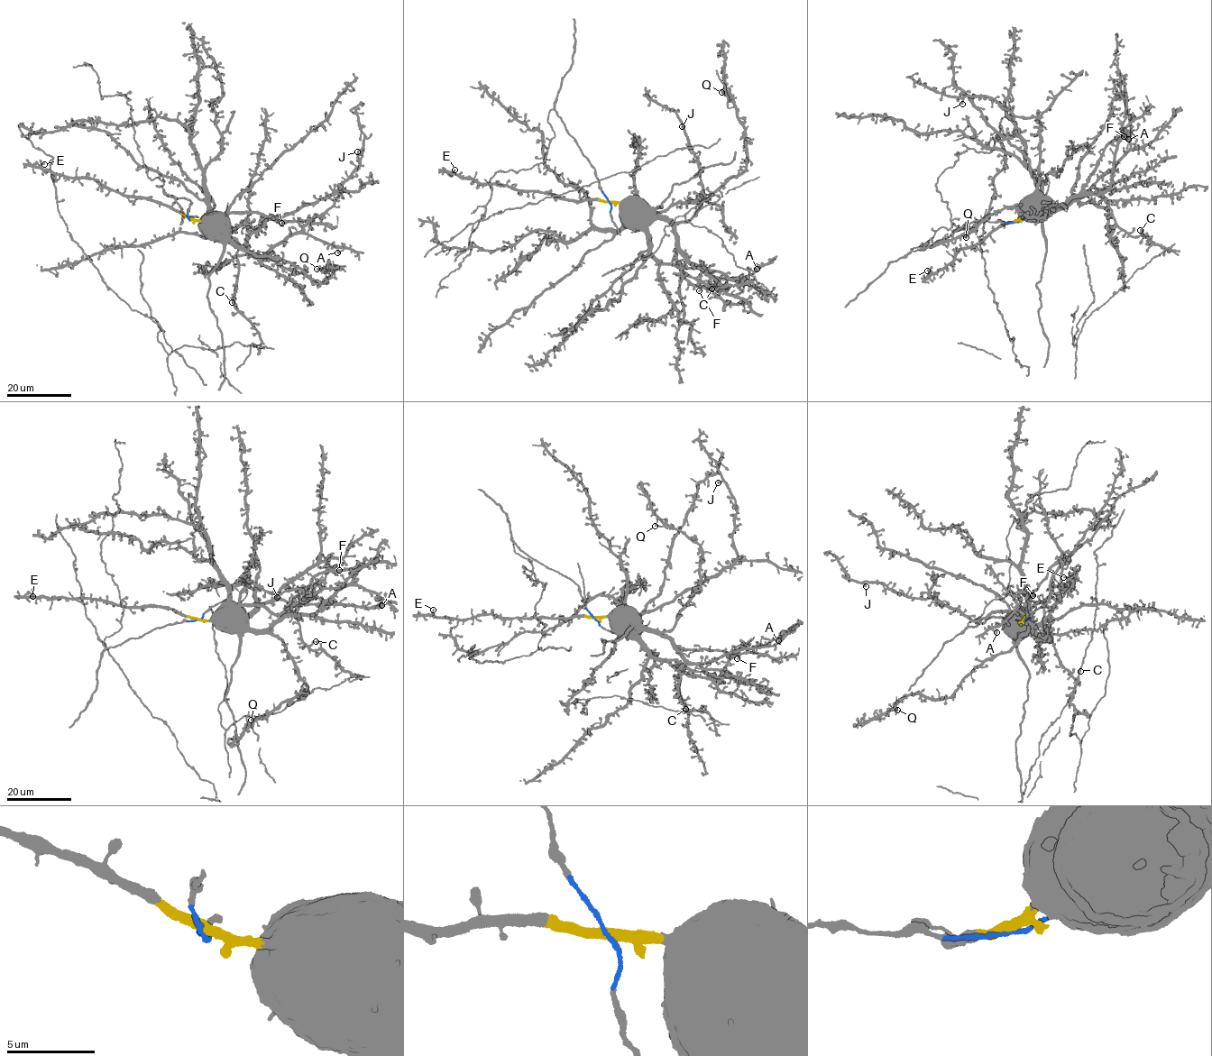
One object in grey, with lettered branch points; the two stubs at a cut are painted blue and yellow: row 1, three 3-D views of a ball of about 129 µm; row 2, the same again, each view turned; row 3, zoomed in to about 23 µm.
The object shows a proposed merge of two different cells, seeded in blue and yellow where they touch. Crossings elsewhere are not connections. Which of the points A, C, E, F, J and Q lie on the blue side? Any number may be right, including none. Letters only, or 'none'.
none

